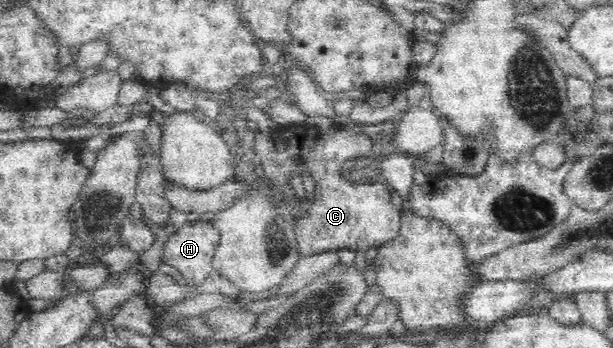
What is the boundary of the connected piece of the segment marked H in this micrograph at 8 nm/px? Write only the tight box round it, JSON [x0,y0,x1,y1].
[163,221,218,286]

